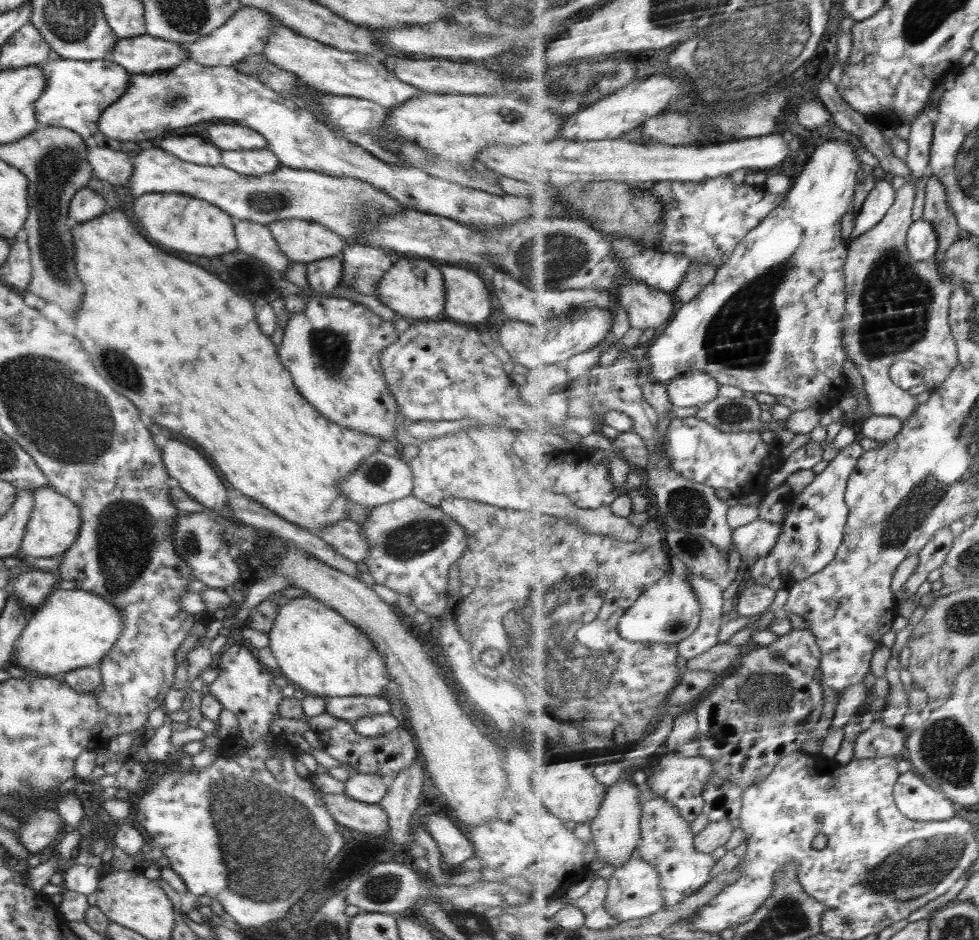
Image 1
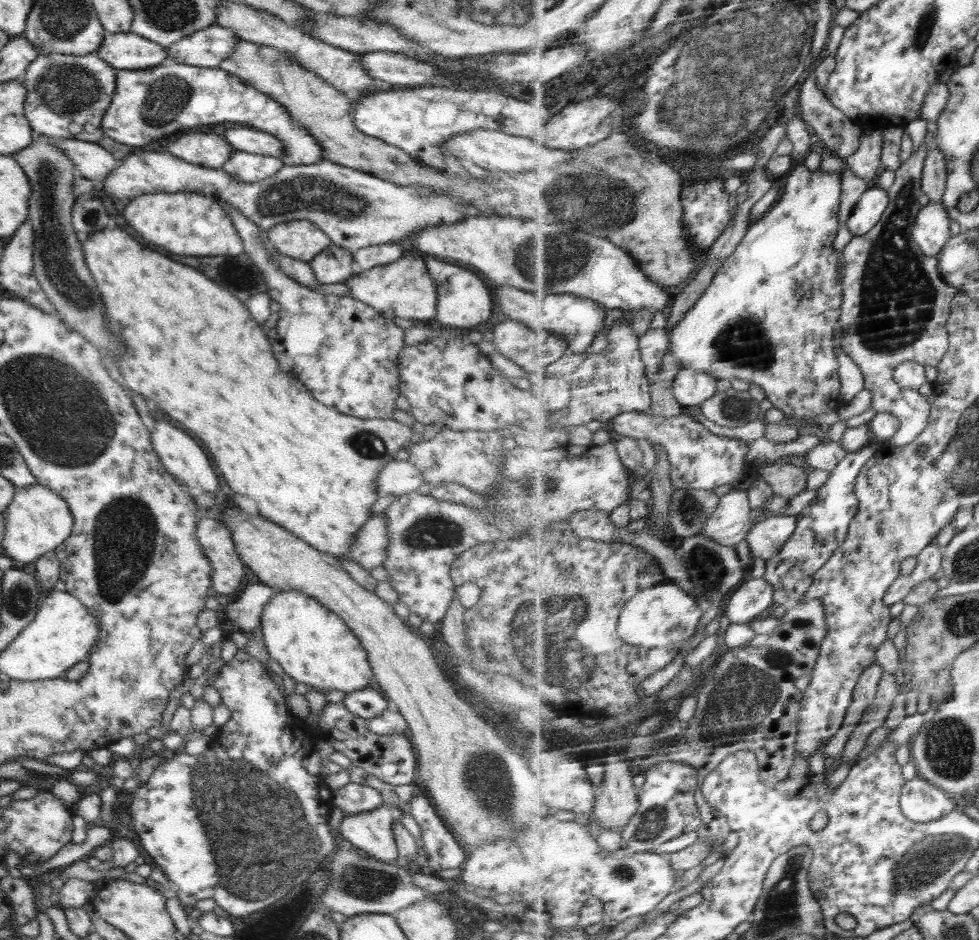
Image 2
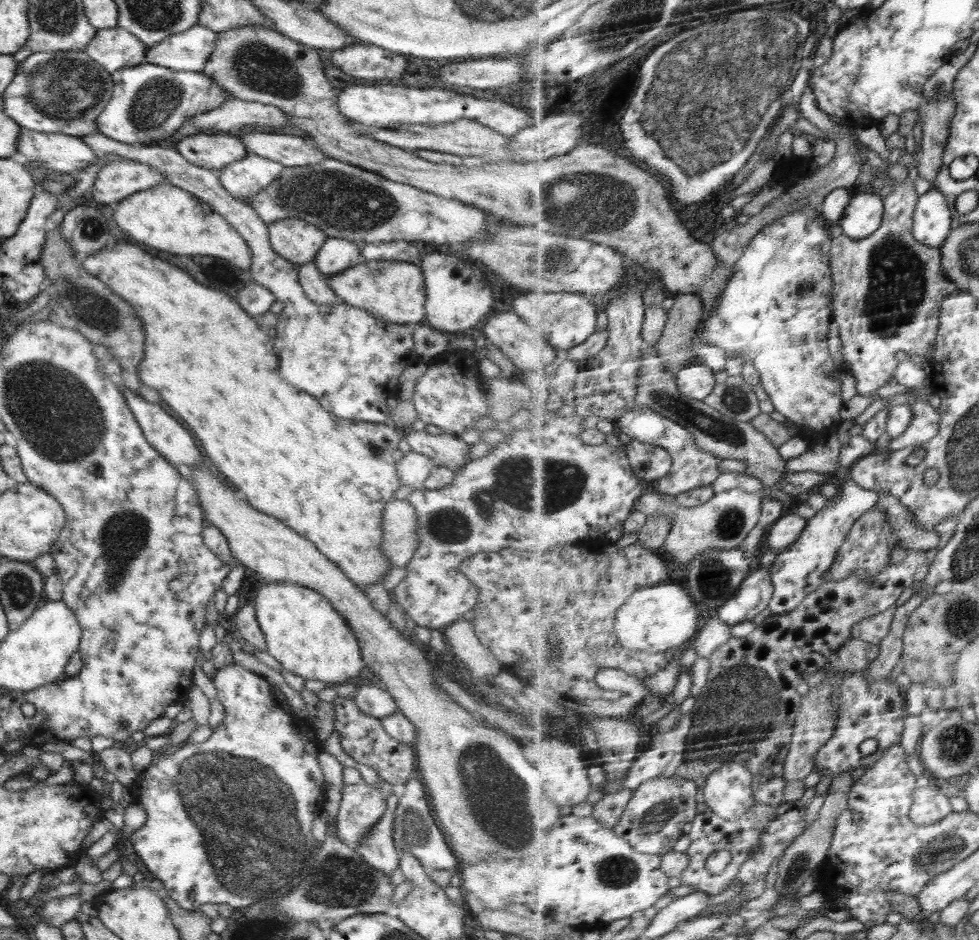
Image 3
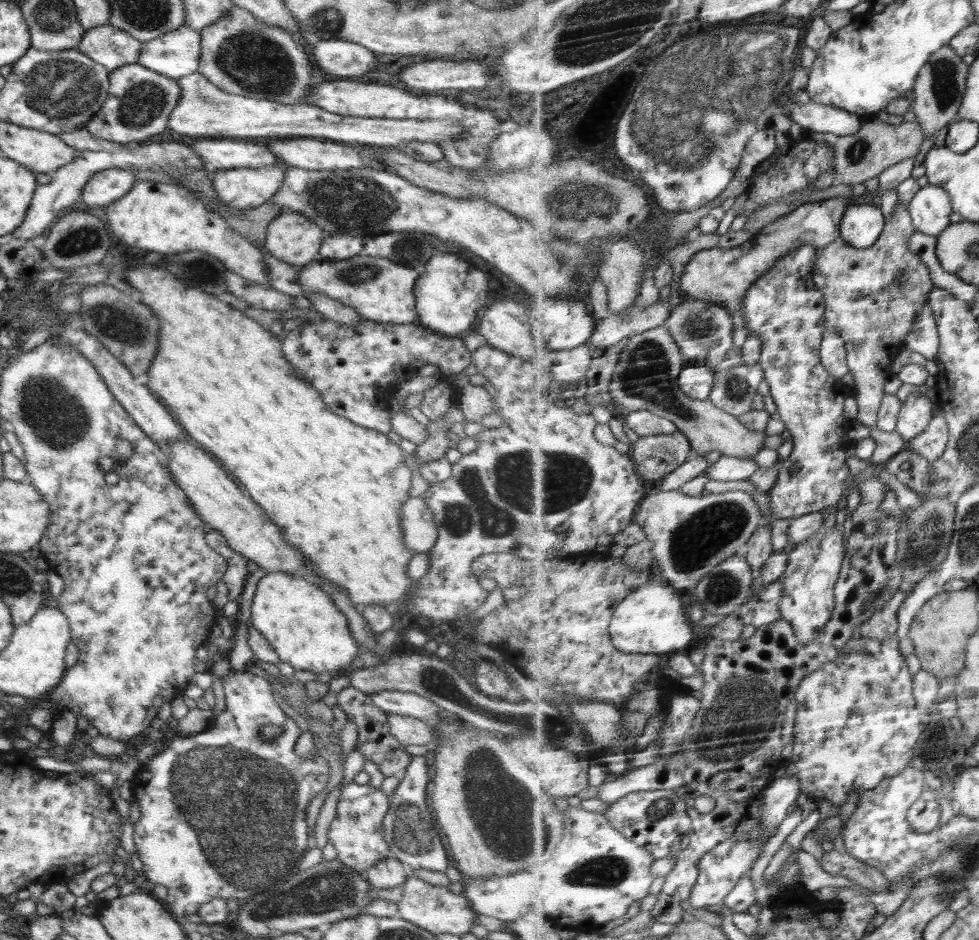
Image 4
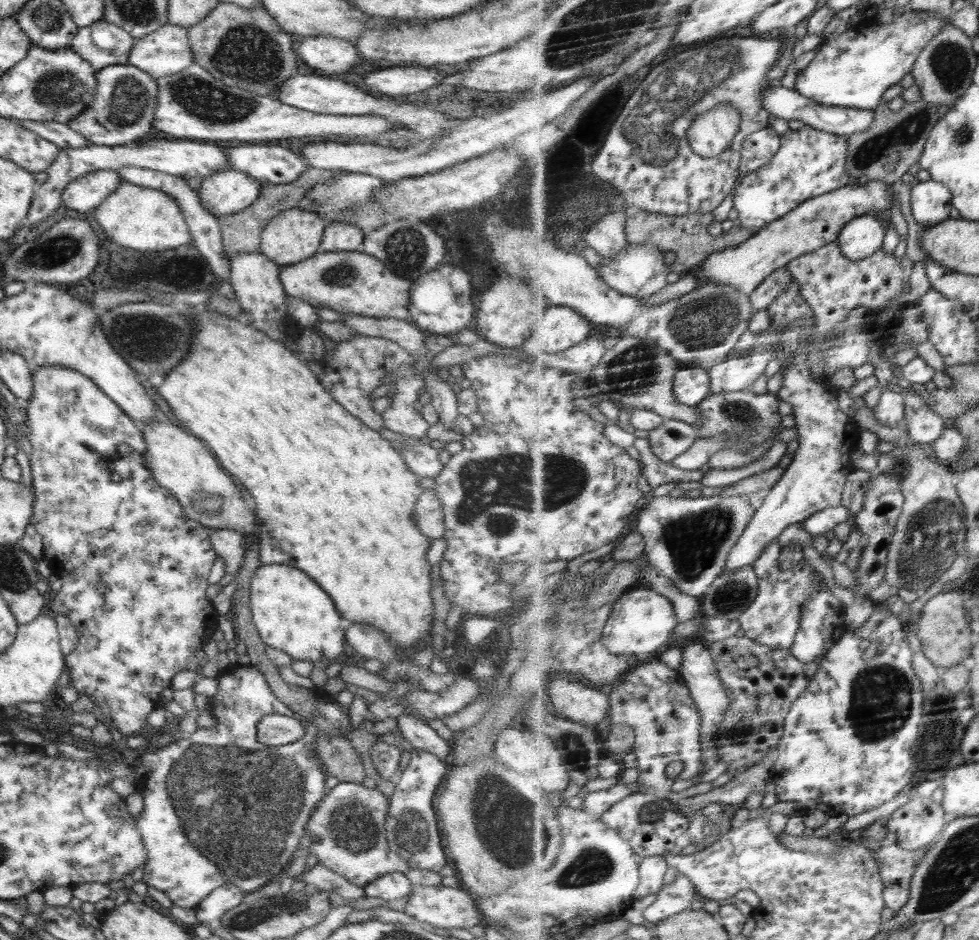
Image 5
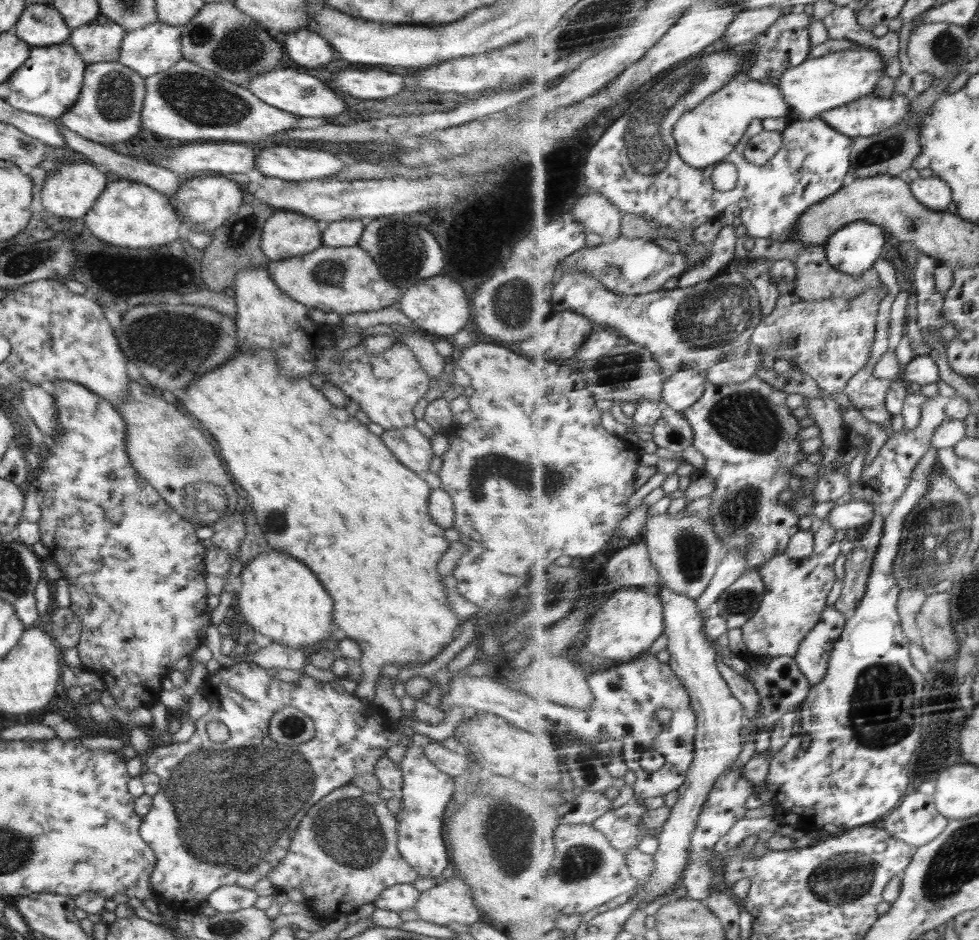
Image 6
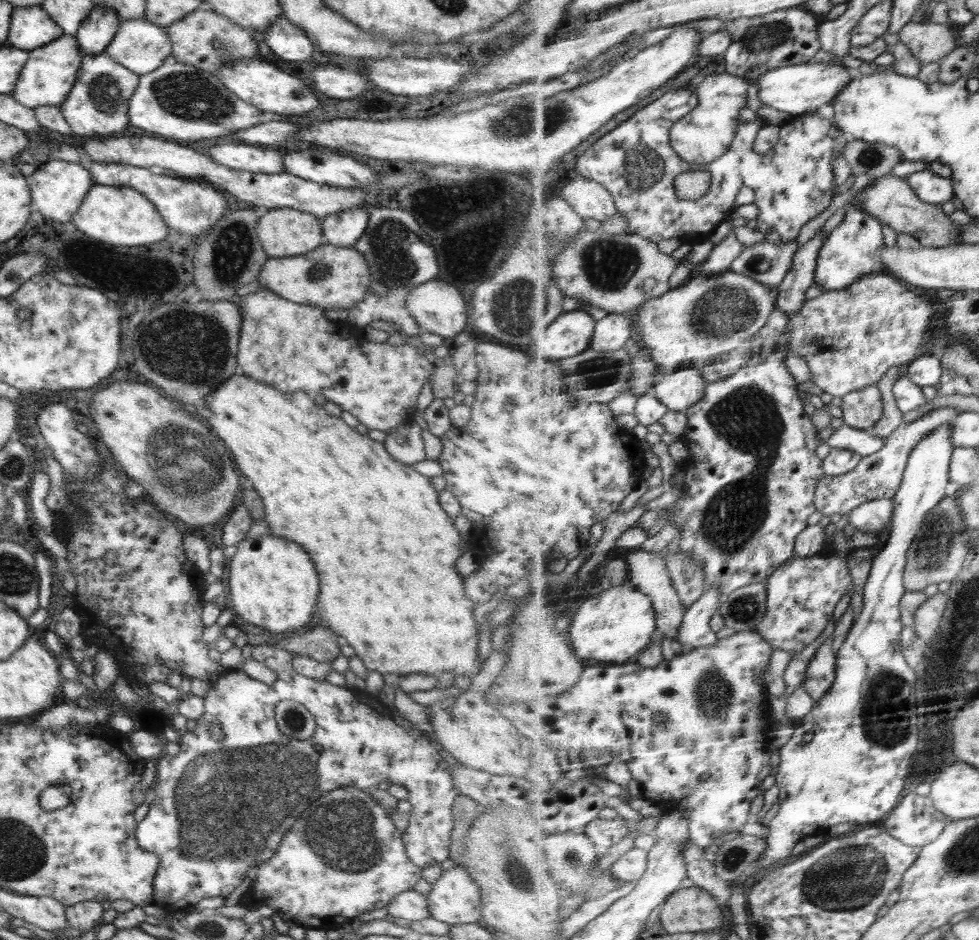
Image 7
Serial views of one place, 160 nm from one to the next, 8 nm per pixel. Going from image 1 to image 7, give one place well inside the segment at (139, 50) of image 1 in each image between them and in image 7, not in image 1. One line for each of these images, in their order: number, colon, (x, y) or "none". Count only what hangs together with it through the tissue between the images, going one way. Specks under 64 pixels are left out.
2: (126, 51)
3: (114, 48)
4: (112, 47)
5: (102, 44)
6: (99, 41)
7: (95, 33)

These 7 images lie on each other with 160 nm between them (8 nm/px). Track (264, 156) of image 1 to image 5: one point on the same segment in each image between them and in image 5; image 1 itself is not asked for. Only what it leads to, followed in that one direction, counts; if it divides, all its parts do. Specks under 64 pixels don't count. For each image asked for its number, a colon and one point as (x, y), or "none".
2: (244, 167)
3: (243, 179)
4: (243, 188)
5: (228, 191)

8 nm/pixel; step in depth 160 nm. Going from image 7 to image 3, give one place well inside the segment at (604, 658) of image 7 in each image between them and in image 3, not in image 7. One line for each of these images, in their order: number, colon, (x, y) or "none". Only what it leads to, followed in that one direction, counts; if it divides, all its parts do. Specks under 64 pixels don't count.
3: (659, 618)
4: (653, 620)
5: (644, 620)
6: (633, 620)

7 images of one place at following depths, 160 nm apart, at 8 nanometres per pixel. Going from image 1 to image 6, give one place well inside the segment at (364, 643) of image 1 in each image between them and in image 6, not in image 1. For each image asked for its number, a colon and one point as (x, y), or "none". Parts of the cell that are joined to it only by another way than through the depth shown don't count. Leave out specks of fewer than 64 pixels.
2: (312, 644)
3: (303, 631)
4: (302, 624)
5: (291, 613)
6: (280, 598)

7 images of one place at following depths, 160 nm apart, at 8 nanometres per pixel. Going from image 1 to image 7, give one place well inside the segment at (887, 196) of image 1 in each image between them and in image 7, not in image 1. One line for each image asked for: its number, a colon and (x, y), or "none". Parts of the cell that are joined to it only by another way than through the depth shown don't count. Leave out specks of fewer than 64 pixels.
2: (872, 206)
3: (864, 216)
4: (863, 225)
5: (863, 237)
6: (854, 250)
7: (854, 250)

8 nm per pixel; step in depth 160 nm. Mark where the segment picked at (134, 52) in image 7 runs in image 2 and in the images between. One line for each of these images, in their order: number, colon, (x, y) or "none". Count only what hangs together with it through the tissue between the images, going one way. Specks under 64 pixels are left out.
2: (208, 47)
3: (188, 51)
4: (176, 54)
5: (166, 51)
6: (155, 48)

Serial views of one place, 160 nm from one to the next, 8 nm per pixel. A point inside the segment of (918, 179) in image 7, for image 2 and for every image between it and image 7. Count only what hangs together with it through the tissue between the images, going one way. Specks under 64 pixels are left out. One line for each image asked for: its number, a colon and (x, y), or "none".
2: (933, 230)
3: (934, 216)
4: (932, 207)
5: (932, 201)
6: (936, 193)

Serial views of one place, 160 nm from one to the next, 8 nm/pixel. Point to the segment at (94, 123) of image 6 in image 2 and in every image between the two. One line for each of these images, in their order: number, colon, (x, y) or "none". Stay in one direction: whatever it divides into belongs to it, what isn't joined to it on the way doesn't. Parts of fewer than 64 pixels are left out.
2: (166, 99)
3: (149, 102)
4: (139, 102)
5: (122, 109)

